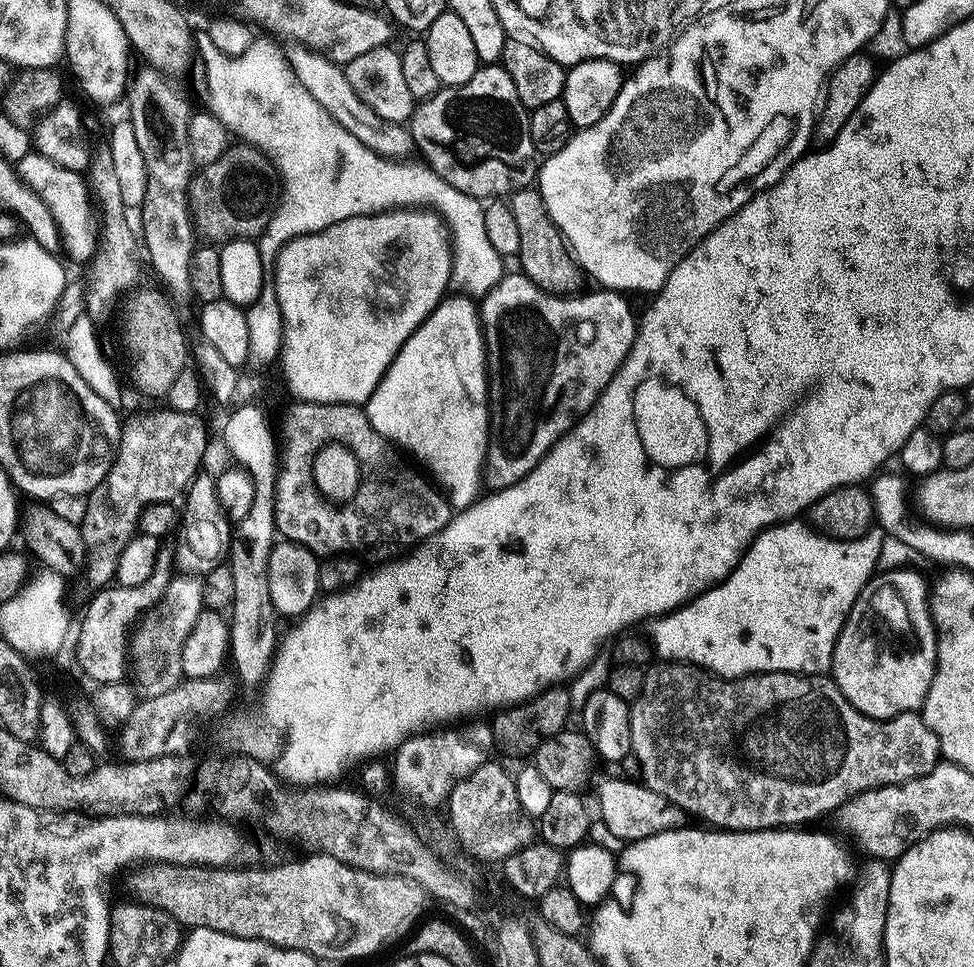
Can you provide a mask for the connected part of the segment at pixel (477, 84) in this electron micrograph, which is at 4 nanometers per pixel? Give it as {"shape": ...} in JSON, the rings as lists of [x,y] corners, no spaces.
{"shape":[[[499,63],[485,64],[477,68],[474,78],[457,88],[447,86],[441,87],[440,91],[434,93],[428,100],[421,100],[415,105],[410,121],[410,131],[412,142],[417,153],[424,155],[423,163],[427,165],[433,173],[436,172],[444,179],[443,183],[453,187],[454,190],[461,191],[462,194],[477,198],[504,198],[516,192],[519,188],[527,188],[537,179],[538,176],[538,153],[530,138],[530,126],[528,125],[529,109],[524,107],[524,103],[518,98],[518,90],[514,90],[514,81],[510,79],[510,74]]]}

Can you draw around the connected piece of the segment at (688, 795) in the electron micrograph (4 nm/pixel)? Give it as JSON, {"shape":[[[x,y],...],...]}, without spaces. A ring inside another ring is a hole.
{"shape":[[[664,660],[663,662],[656,662],[652,669],[647,673],[643,673],[640,682],[640,691],[636,693],[634,699],[630,704],[630,711],[628,713],[628,729],[630,730],[630,738],[632,739],[632,747],[630,749],[631,755],[634,757],[636,755],[636,760],[640,763],[640,772],[644,777],[642,777],[643,783],[647,787],[659,789],[661,787],[660,780],[668,788],[673,788],[682,799],[688,800],[688,804],[701,816],[704,820],[709,820],[709,825],[716,826],[719,825],[721,829],[724,830],[735,830],[738,832],[758,832],[765,828],[779,828],[781,826],[794,826],[797,825],[798,816],[802,814],[810,814],[814,810],[818,810],[824,806],[828,806],[832,803],[835,805],[836,792],[848,792],[844,794],[855,794],[857,792],[863,792],[867,788],[877,788],[881,784],[892,784],[896,782],[901,782],[906,779],[913,778],[915,776],[920,776],[926,772],[931,771],[933,767],[937,764],[937,761],[941,759],[940,747],[938,746],[938,738],[934,738],[932,731],[924,725],[923,719],[915,711],[911,712],[899,712],[896,715],[889,716],[885,720],[878,720],[873,716],[867,716],[859,712],[848,699],[842,694],[842,690],[837,686],[835,680],[829,678],[824,674],[805,674],[802,672],[788,672],[788,671],[772,671],[772,672],[753,672],[751,676],[733,676],[731,678],[727,676],[715,676],[713,672],[707,672],[705,668],[700,668],[696,664],[691,662],[681,662],[678,660]],[[720,792],[729,800],[732,805],[729,808],[724,808],[720,812]]]}

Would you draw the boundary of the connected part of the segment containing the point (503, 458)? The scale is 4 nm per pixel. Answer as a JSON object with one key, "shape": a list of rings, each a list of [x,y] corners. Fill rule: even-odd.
{"shape":[[[509,271],[501,280],[482,297],[478,304],[478,319],[486,329],[486,339],[484,341],[484,351],[486,353],[486,403],[488,405],[488,442],[486,445],[486,468],[496,475],[497,485],[507,486],[520,480],[527,474],[545,455],[548,448],[552,446],[576,423],[577,419],[595,403],[601,389],[612,380],[612,375],[617,371],[621,361],[626,354],[634,338],[638,327],[637,317],[632,317],[632,308],[620,297],[621,293],[616,290],[595,290],[596,292],[585,291],[583,294],[573,294],[571,296],[553,296],[550,292],[543,292],[530,277],[521,274],[519,271]]]}

